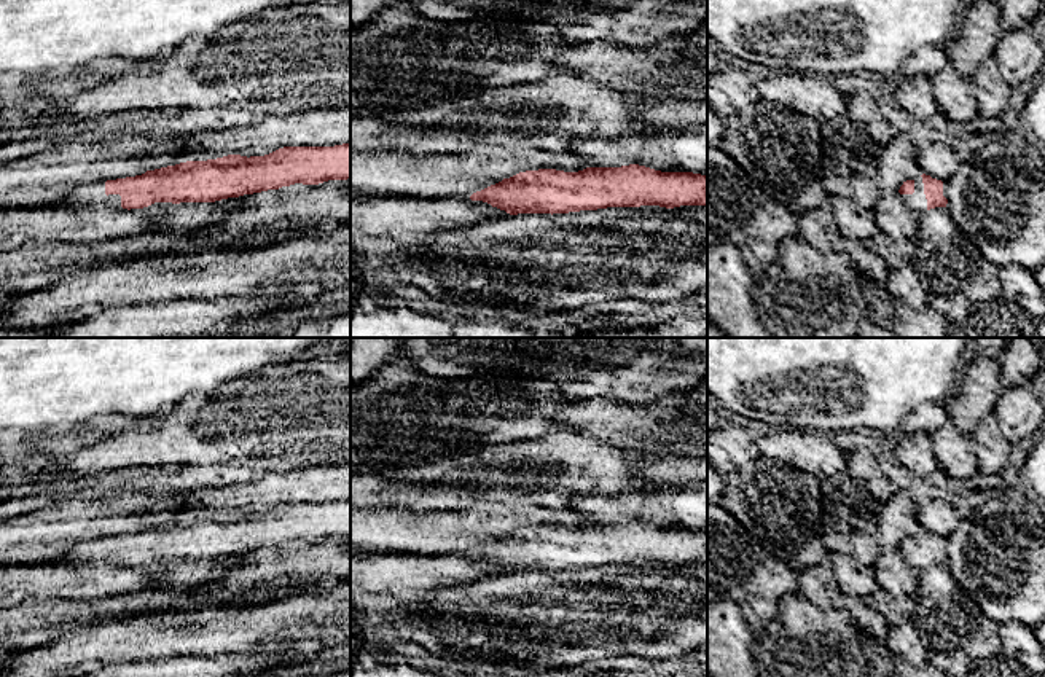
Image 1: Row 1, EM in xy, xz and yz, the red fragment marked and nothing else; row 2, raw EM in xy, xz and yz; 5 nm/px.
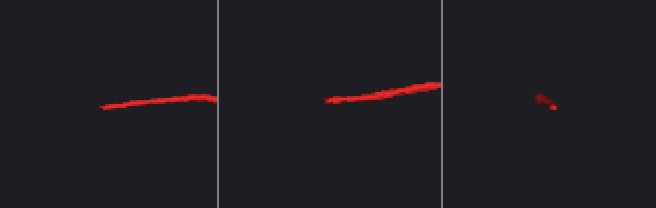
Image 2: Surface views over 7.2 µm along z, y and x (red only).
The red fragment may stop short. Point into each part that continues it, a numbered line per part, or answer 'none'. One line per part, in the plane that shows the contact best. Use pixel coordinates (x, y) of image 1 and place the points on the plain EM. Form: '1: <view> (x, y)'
1: xy (93, 550)

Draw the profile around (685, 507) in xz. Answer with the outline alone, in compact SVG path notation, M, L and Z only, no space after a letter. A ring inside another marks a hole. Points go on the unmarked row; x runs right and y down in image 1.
M707 481L667 491L636 491L615 495L572 499L566 508L583 513L593 524L645 522L661 529L693 529L707 532Z

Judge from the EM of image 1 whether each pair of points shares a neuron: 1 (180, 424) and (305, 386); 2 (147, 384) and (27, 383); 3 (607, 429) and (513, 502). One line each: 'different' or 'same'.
1: same
2: same
3: different

